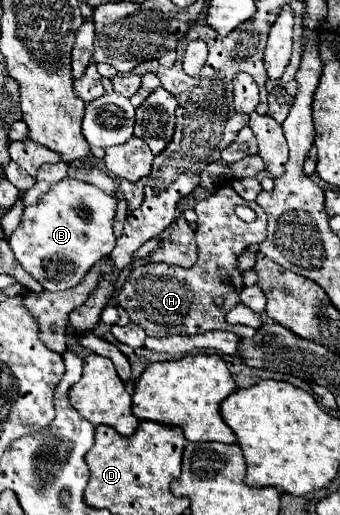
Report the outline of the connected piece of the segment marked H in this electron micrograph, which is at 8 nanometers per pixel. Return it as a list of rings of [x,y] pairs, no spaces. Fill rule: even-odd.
[[[219,187],[209,199],[203,199],[195,205],[197,211],[197,245],[199,245],[199,261],[185,269],[165,263],[147,263],[139,261],[131,275],[127,277],[123,289],[117,295],[117,301],[129,313],[131,321],[141,325],[147,335],[167,337],[167,335],[197,335],[209,329],[227,329],[237,333],[239,337],[251,337],[255,333],[247,333],[247,327],[227,325],[225,315],[231,307],[241,303],[243,271],[239,269],[239,255],[251,245],[261,243],[267,237],[267,215],[253,201],[247,203],[231,187]],[[249,205],[257,213],[257,221],[245,223],[237,217],[235,207]],[[219,295],[225,299],[223,307],[213,303],[213,297]]]

